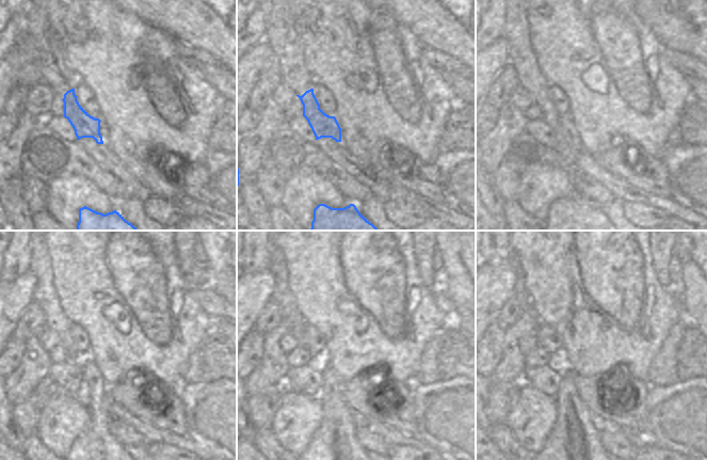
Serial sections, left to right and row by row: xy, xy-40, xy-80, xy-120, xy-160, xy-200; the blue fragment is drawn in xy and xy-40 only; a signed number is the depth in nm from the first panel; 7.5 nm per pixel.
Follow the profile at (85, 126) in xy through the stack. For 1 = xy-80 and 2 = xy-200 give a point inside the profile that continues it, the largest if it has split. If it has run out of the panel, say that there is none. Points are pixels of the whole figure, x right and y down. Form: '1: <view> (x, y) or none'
1: xy-80 (565, 132)
2: xy-200 (573, 447)

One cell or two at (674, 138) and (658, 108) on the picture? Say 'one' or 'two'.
two

